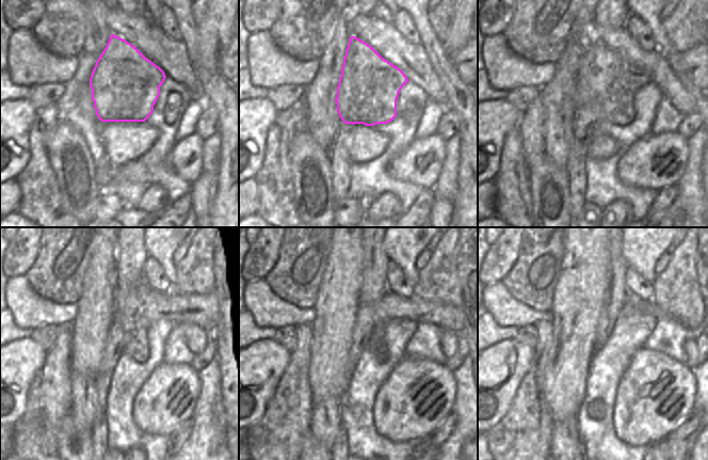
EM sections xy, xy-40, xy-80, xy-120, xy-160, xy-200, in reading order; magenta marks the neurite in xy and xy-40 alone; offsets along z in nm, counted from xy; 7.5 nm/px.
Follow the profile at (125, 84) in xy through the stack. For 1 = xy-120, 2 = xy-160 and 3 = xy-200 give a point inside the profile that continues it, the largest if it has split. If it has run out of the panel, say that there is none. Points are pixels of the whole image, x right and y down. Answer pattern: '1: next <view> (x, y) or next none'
1: next xy-120 (137, 310)
2: next xy-160 (390, 306)
3: next xy-200 (642, 305)

